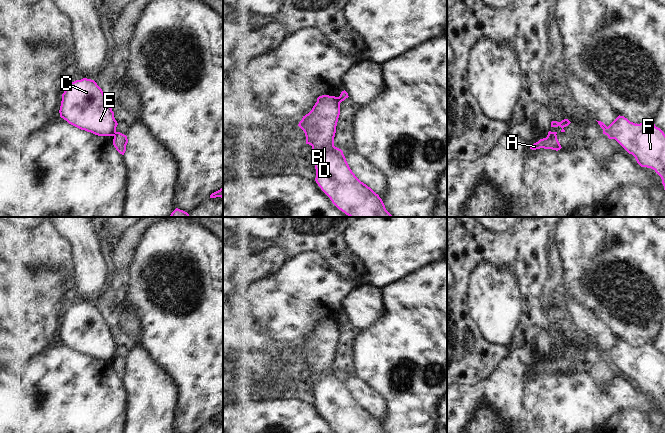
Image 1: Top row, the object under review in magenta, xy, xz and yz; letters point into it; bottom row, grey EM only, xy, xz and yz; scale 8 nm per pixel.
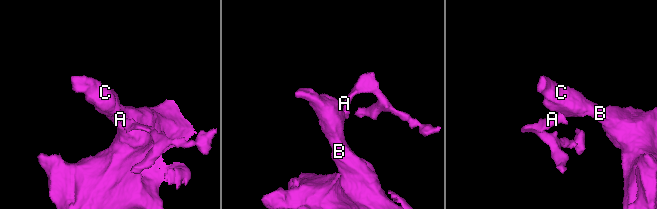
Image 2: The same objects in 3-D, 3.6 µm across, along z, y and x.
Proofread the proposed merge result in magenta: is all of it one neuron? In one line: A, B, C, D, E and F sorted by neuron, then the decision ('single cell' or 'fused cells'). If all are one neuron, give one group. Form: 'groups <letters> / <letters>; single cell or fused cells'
groups A / B C D E F; fused cells

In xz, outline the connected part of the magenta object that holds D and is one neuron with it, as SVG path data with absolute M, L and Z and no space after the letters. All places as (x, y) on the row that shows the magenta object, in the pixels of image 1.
M322 95L298 126L312 146L315 181L332 203L349 217L393 217L382 199L350 169L343 151L334 146L340 115L339 97Z

